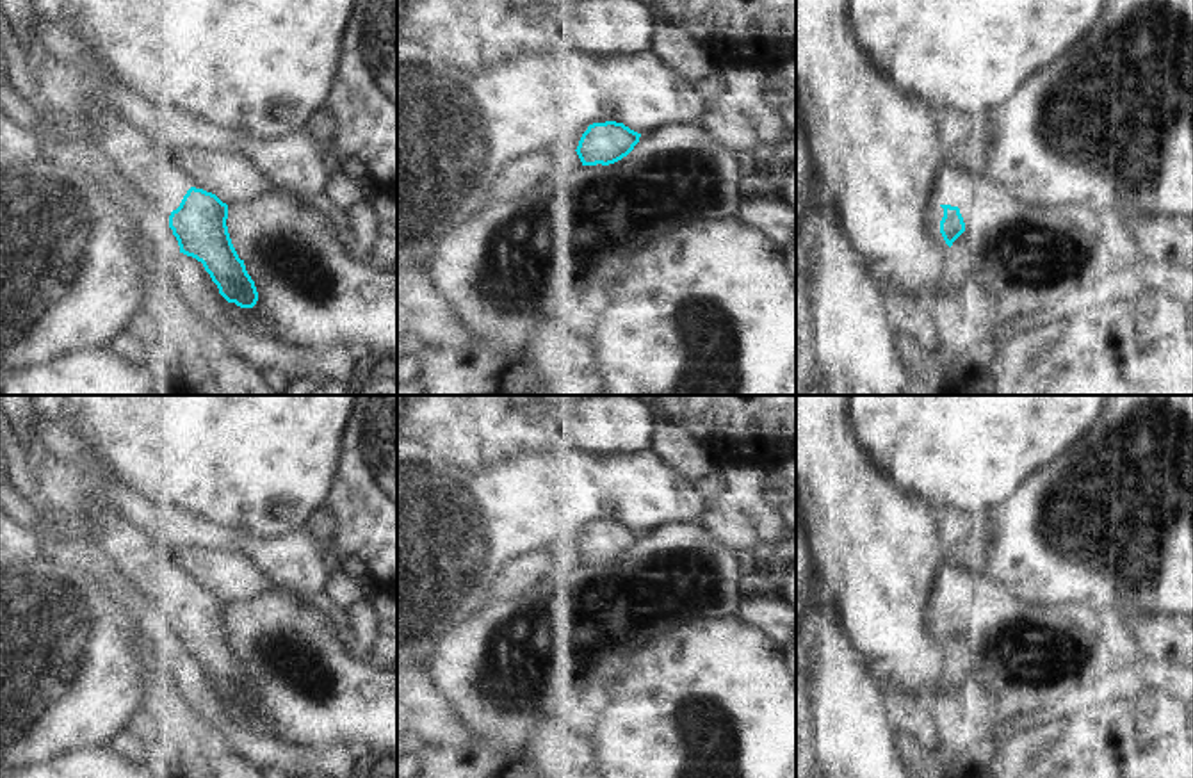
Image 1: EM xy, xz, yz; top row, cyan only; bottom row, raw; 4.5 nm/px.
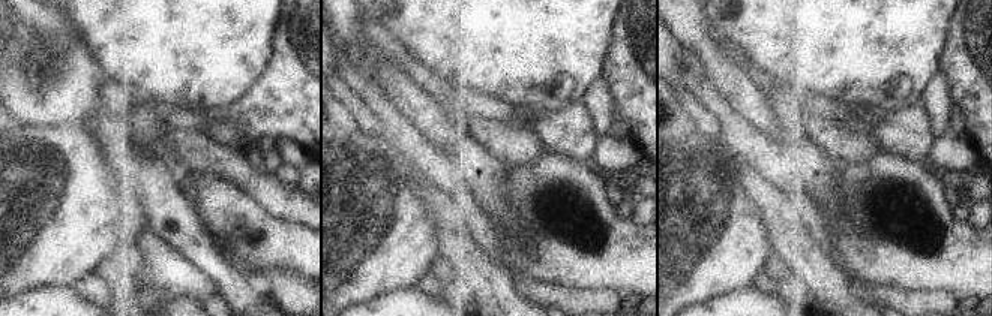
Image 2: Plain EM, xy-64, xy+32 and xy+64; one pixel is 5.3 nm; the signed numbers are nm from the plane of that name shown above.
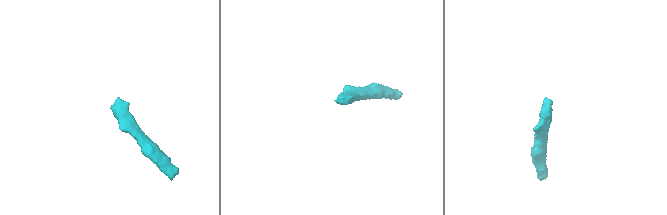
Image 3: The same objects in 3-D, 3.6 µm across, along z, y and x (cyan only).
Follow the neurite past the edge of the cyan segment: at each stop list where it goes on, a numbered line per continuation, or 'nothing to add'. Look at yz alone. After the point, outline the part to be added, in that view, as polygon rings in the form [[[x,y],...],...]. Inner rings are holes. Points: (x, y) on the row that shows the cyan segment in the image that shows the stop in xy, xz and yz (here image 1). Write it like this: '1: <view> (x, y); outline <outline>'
1: yz (949, 180); outline [[[960,162],[940,164],[935,178],[935,196],[940,205],[960,207],[965,192],[965,169]]]

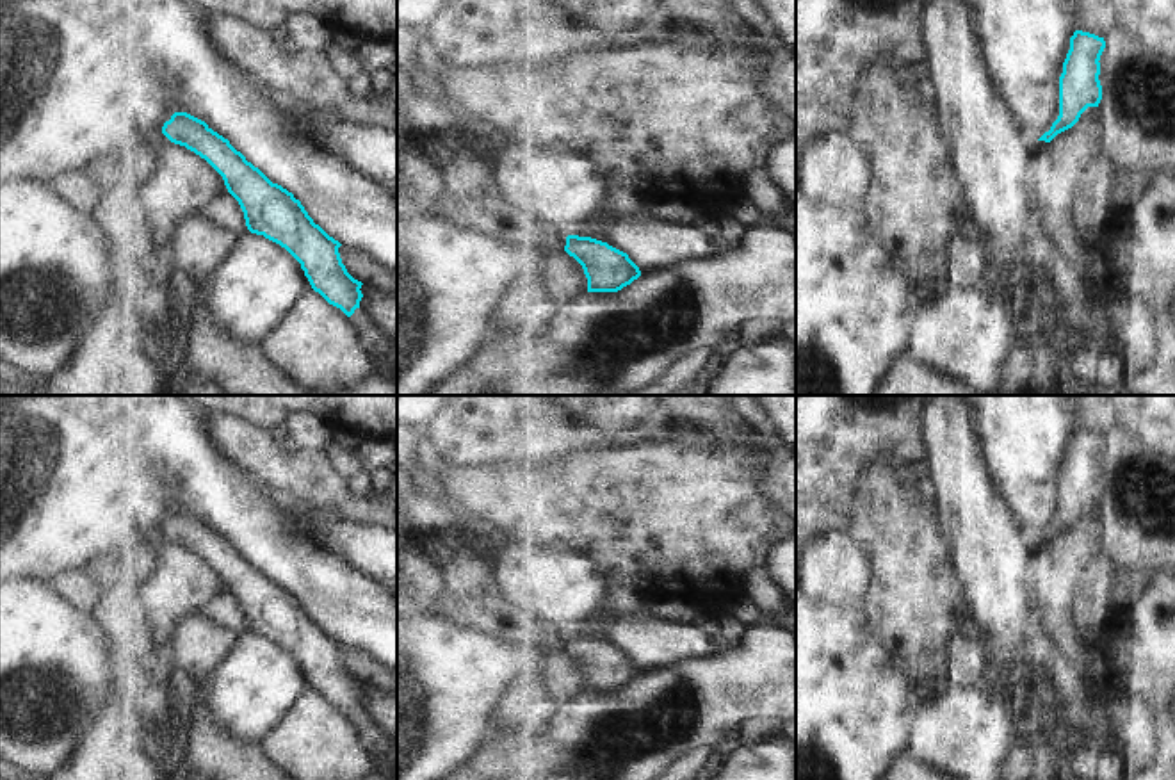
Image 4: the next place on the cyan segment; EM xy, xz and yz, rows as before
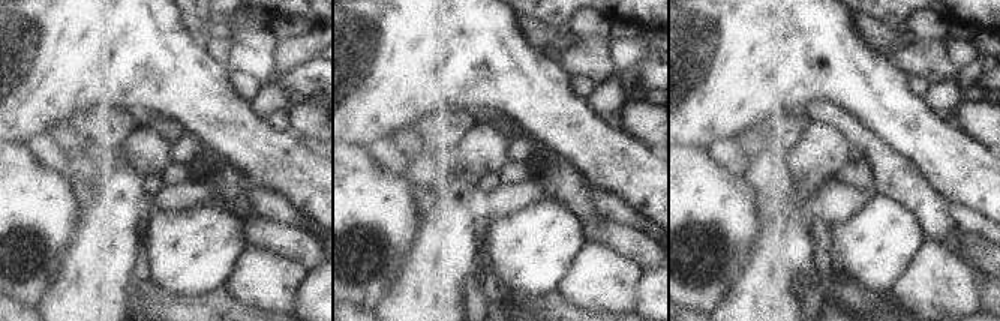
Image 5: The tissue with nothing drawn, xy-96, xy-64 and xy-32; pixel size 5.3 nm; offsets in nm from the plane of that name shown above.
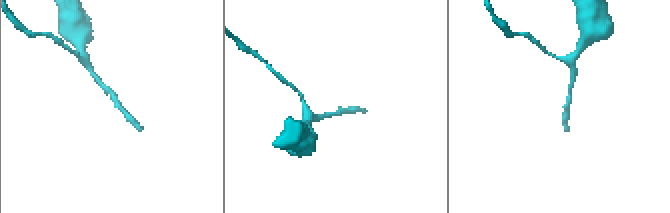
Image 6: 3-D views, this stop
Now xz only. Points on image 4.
nothing to add

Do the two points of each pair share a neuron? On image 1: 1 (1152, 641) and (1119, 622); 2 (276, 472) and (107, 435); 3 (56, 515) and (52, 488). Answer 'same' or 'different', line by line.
1: same
2: same
3: same

